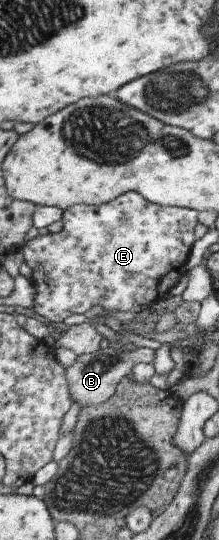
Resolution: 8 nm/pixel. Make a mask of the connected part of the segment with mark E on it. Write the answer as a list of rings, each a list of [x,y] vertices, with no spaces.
[[[128,192],[123,196],[120,196],[117,200],[111,201],[104,205],[86,205],[78,204],[73,208],[64,211],[64,217],[62,223],[63,229],[59,233],[48,233],[45,236],[37,236],[31,241],[28,241],[23,246],[24,260],[31,268],[32,273],[29,281],[35,288],[35,300],[33,311],[39,316],[45,318],[46,322],[62,323],[75,314],[88,313],[91,307],[100,306],[103,310],[109,312],[121,312],[132,313],[141,307],[142,310],[146,310],[147,307],[151,308],[157,301],[169,296],[177,287],[179,287],[180,278],[186,273],[185,261],[187,261],[187,255],[189,255],[189,249],[191,249],[191,243],[193,243],[193,227],[195,227],[195,211],[191,211],[188,208],[177,208],[174,206],[161,206],[143,197],[136,192]]]

